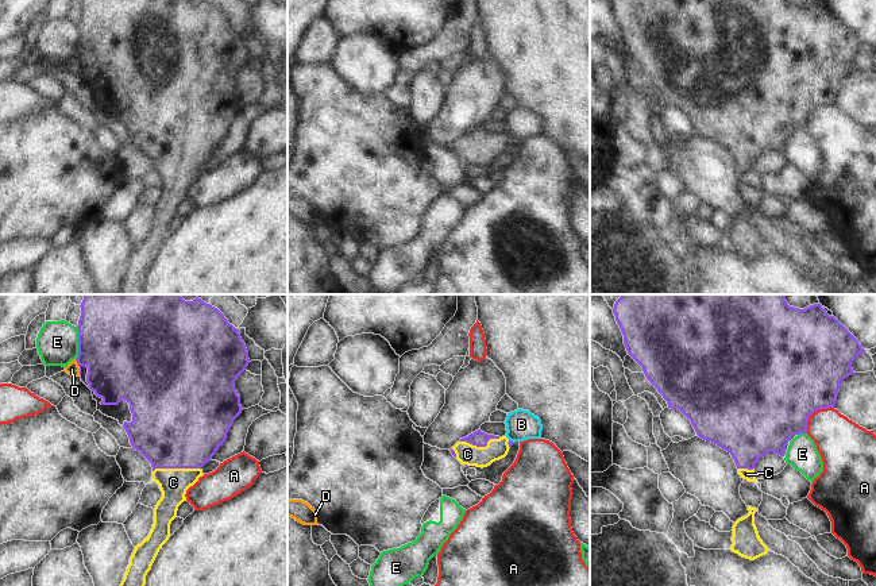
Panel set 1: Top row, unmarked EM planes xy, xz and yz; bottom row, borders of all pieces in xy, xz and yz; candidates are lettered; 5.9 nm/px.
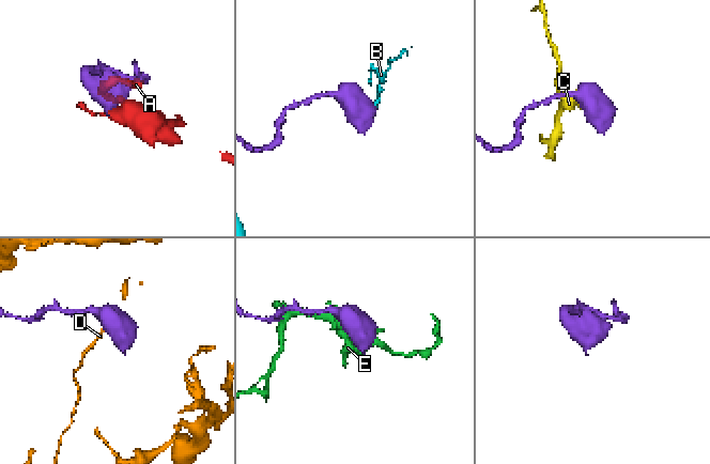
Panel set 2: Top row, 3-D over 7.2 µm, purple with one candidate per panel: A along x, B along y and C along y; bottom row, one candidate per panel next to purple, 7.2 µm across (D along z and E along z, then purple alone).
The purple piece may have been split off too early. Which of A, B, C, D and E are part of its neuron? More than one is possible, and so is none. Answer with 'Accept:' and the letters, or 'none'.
Accept: C

